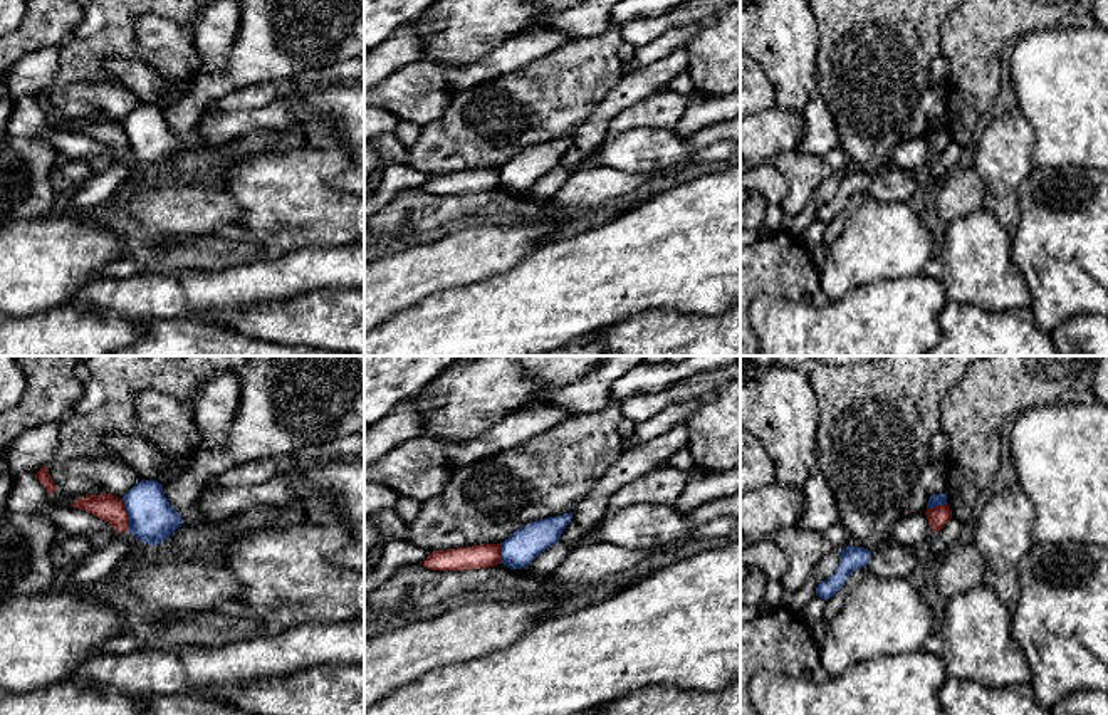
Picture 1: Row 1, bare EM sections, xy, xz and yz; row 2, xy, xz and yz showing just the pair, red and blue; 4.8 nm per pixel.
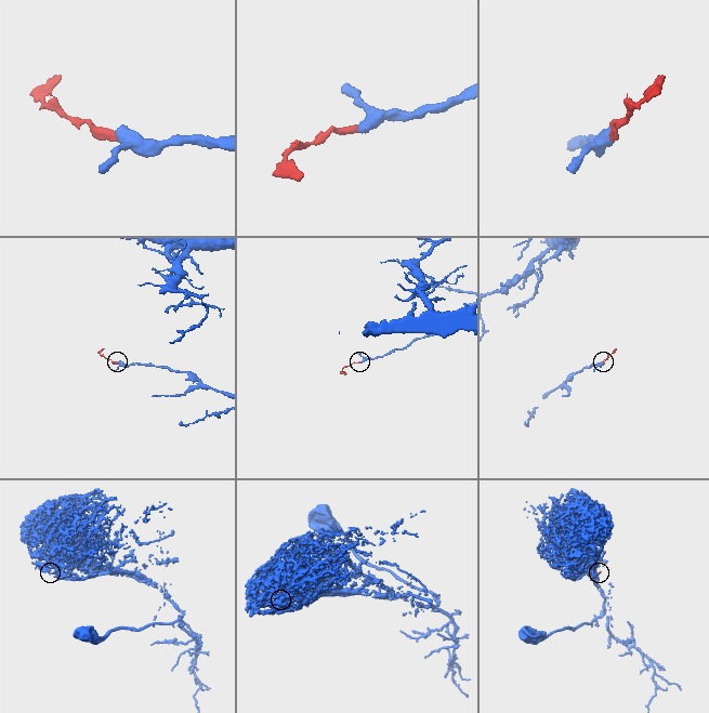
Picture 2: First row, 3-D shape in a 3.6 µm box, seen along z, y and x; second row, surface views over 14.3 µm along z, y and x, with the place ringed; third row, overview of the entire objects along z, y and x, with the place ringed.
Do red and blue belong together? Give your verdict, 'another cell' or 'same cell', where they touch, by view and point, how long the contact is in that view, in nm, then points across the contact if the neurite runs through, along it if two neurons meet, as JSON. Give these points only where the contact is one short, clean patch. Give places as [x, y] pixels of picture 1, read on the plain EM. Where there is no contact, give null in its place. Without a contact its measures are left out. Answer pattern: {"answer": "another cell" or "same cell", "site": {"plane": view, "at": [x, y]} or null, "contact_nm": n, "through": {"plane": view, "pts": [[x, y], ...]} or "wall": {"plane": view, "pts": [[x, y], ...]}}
{"answer": "another cell", "site": {"plane": "xy", "at": [128, 140]}, "contact_nm": 170, "wall": {"plane": "xy", "pts": [[121, 123], [130, 155]]}}

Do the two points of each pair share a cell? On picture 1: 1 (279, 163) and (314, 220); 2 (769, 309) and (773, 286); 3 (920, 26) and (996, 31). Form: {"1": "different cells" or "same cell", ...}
{"1": "same cell", "2": "different cells", "3": "different cells"}

